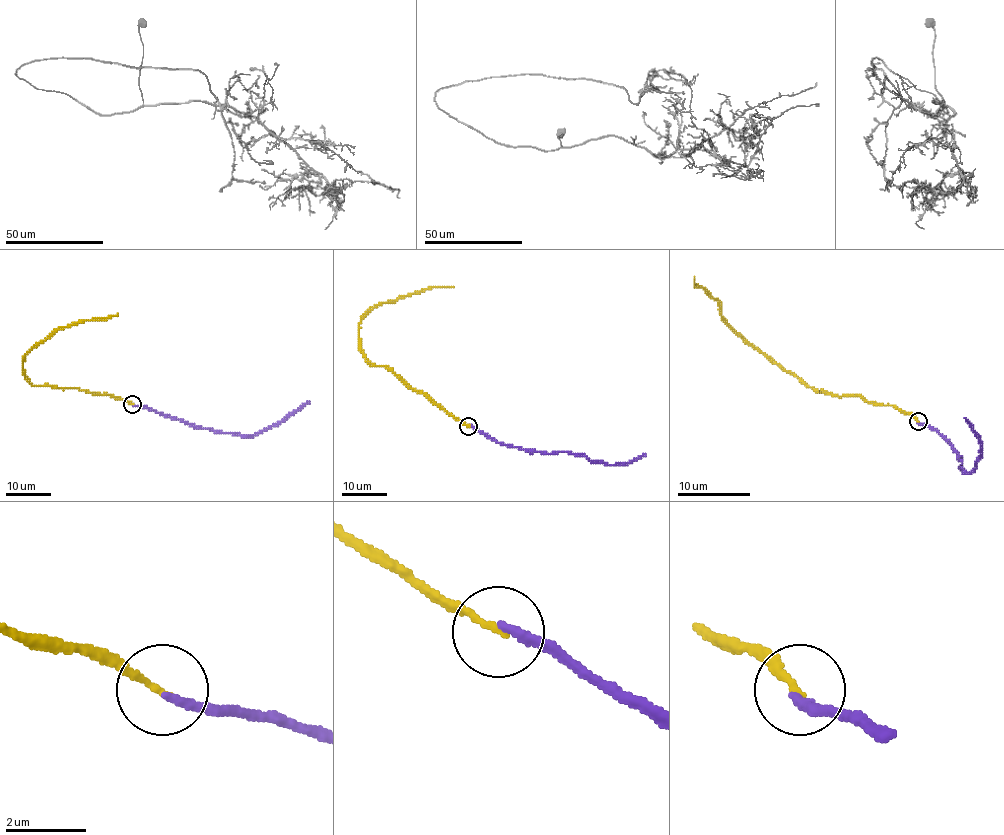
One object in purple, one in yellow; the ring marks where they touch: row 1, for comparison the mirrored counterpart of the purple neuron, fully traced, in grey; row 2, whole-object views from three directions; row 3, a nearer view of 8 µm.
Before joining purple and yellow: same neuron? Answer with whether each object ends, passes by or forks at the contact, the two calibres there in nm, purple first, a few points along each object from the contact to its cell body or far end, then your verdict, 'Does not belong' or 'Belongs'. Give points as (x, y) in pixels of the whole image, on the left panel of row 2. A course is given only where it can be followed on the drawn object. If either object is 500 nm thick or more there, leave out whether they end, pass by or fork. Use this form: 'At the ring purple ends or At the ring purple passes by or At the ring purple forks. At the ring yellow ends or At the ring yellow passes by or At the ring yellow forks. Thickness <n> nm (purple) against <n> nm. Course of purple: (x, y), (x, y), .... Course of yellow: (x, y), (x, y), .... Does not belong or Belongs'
At the ring purple ends. At the ring yellow ends. Thickness 200 nm (purple) against 140 nm. Course of purple: (132, 404), (212, 430), (252, 436), (284, 421), (310, 402). Course of yellow: (132, 404), (110, 394), (50, 385), (34, 386), (23, 369), (23, 358), (59, 328), (118, 315). Belongs

